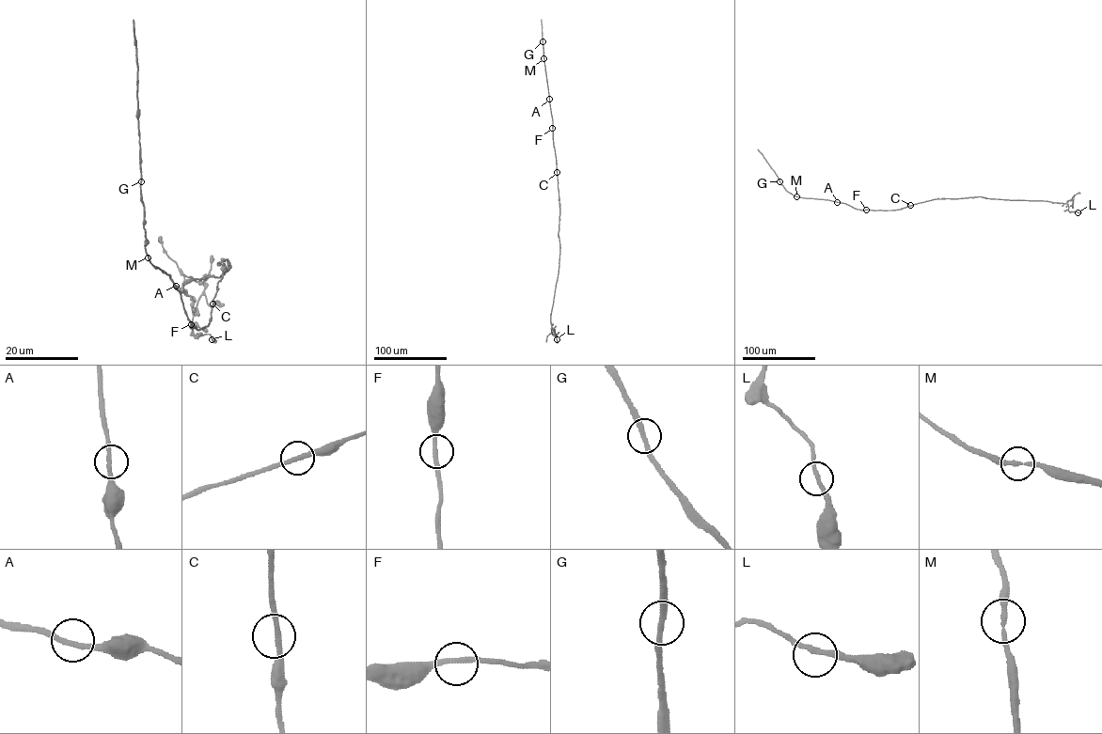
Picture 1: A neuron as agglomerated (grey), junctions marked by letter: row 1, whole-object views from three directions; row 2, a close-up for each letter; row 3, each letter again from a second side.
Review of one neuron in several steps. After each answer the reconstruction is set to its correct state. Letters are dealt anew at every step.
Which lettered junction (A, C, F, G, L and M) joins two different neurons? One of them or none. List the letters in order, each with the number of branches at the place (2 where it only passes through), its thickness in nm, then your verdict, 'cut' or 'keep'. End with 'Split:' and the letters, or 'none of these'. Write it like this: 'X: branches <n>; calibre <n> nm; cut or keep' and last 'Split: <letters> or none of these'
A: branches 2; calibre 240 nm; keep
C: branches 2; calibre 240 nm; keep
F: branches 2; calibre 240 nm; keep
G: branches 2; calibre 240 nm; keep
L: branches 2; calibre 240 nm; keep
M: branches 2; calibre 240 nm; keep
Split: none of these

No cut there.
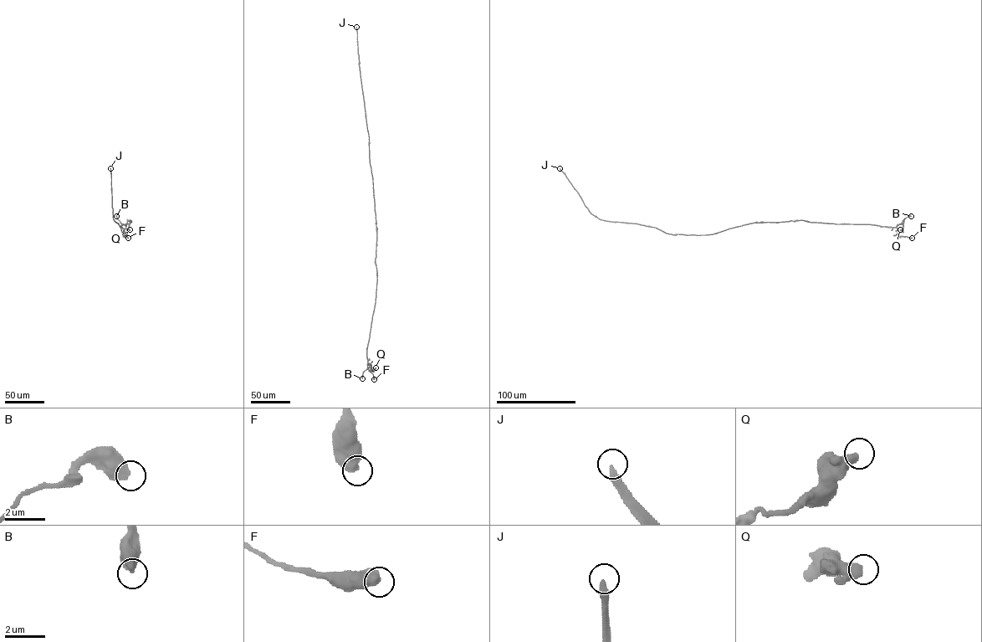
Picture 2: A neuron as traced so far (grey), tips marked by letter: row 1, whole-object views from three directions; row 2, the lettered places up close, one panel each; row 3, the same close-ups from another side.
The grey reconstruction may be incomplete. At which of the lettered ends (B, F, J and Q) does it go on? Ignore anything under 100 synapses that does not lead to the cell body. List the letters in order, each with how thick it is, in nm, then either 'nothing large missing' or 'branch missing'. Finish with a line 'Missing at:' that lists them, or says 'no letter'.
B: 550 nm thick; nothing large missing
F: 600 nm thick; nothing large missing
J: 340 nm thick; branch missing
Q: 500 nm thick; nothing large missing
Missing at: J

